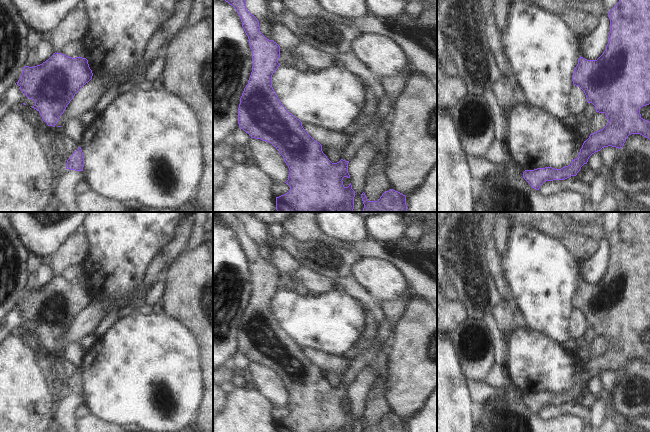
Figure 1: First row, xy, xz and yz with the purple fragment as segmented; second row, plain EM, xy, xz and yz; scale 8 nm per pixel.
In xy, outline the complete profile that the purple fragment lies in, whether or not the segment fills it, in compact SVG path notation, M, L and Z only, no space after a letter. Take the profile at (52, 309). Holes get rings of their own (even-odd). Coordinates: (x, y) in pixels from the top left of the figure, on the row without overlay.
M55 276L40 289L33 291L25 290L17 309L20 310L24 319L35 325L35 329L32 332L40 337L43 345L48 350L55 351L67 329L75 318L92 303L92 300L93 297L86 282L72 282Z

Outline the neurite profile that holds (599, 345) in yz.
M596 336L590 347L591 358L603 353L607 347L608 343L605 337Z

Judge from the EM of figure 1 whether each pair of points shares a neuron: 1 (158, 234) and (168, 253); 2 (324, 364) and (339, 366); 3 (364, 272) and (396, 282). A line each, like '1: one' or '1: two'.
1: two
2: one
3: one

